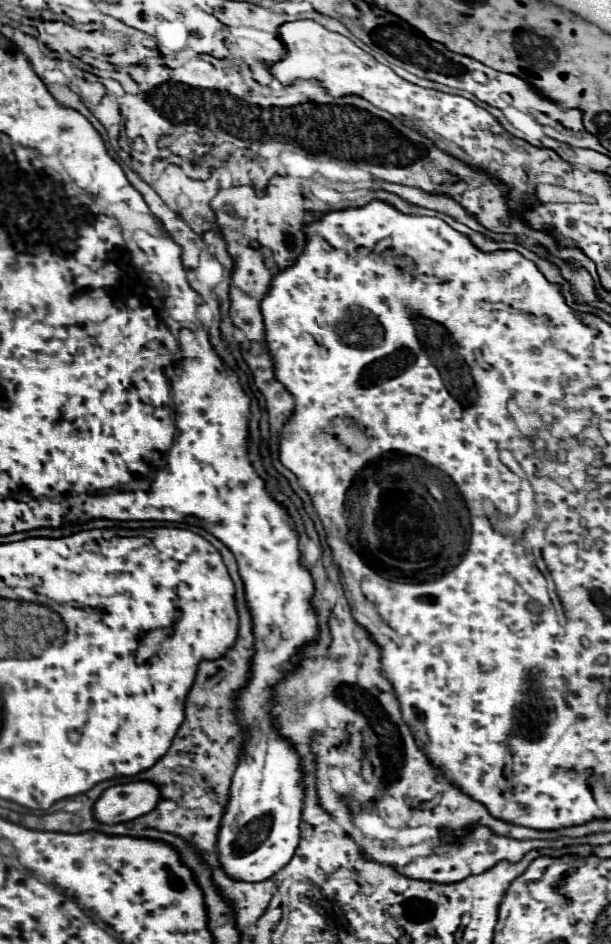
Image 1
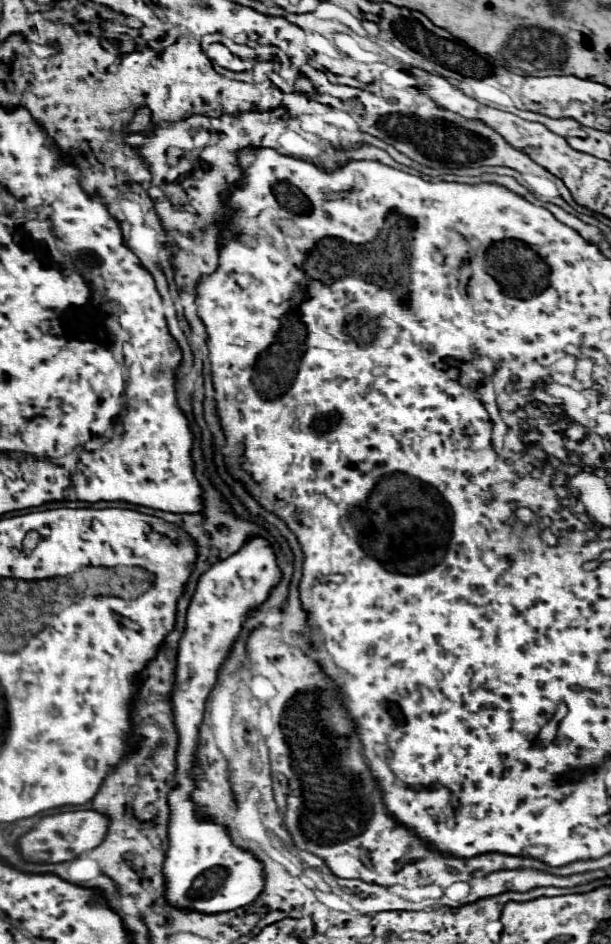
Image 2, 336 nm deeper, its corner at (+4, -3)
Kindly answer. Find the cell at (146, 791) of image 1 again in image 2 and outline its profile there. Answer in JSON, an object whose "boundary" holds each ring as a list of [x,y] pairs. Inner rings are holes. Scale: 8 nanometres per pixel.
{"boundary":[[[80,809],[80,811],[66,811],[44,817],[36,829],[20,837],[18,845],[24,859],[28,861],[62,863],[76,859],[84,851],[94,849],[94,845],[98,845],[102,837],[106,837],[106,817],[102,817],[102,813],[94,813],[94,809]]]}

